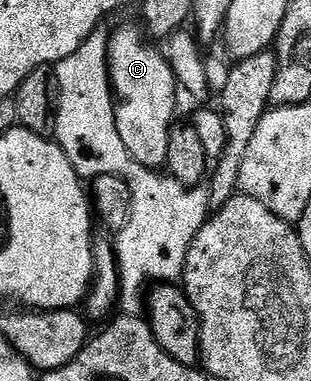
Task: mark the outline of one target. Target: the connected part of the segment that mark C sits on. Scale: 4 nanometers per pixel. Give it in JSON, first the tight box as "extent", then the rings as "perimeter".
{"extent":[107,24,177,170],"perimeter":[[[138,24],[135,25],[116,28],[109,43],[107,70],[111,93],[115,96],[117,131],[121,134],[121,143],[125,143],[125,151],[129,151],[137,163],[146,169],[162,170],[167,164],[169,135],[176,120],[177,82],[170,63],[164,57],[164,50],[152,44],[148,34]]]}

